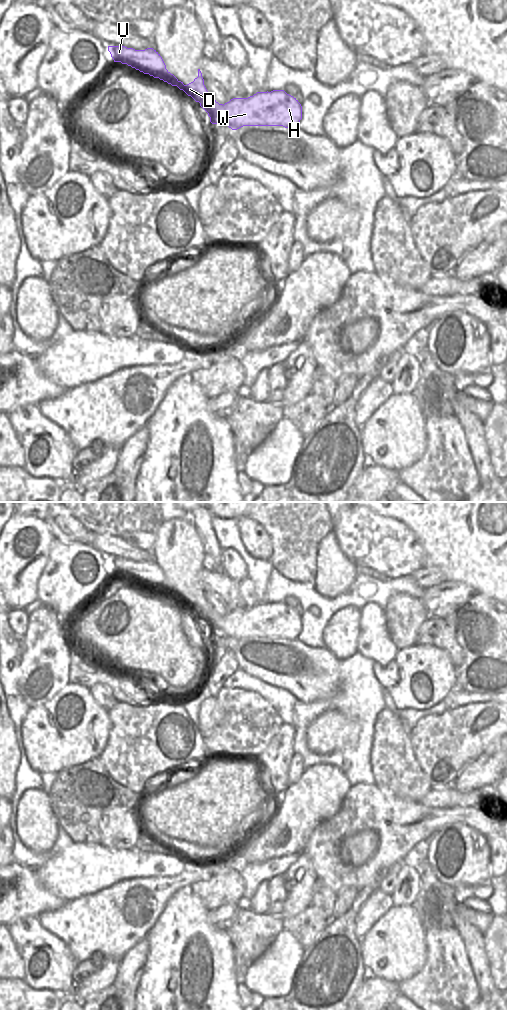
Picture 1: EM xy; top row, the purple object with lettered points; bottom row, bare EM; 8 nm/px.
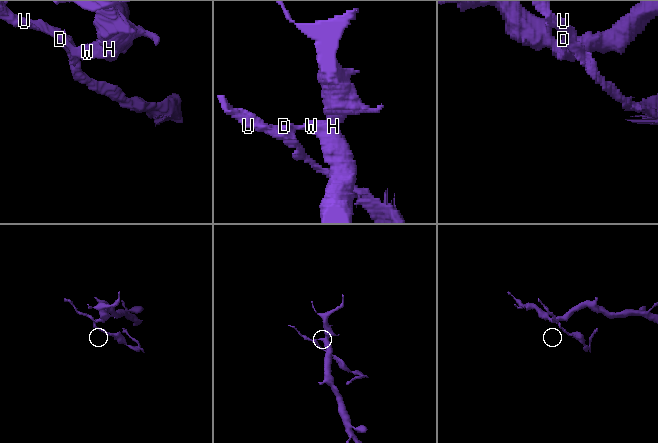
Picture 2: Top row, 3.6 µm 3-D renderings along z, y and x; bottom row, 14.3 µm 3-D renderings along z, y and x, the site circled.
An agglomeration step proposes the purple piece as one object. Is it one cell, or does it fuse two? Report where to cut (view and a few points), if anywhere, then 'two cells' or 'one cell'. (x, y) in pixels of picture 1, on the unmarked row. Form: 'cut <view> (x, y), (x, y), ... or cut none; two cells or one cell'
cut xy (222, 616), (216, 620), (211, 620), (207, 624); two cells

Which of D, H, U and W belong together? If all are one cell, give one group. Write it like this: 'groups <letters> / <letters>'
groups D U / H W

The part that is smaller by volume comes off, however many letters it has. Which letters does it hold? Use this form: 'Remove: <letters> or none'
Remove: D, U

